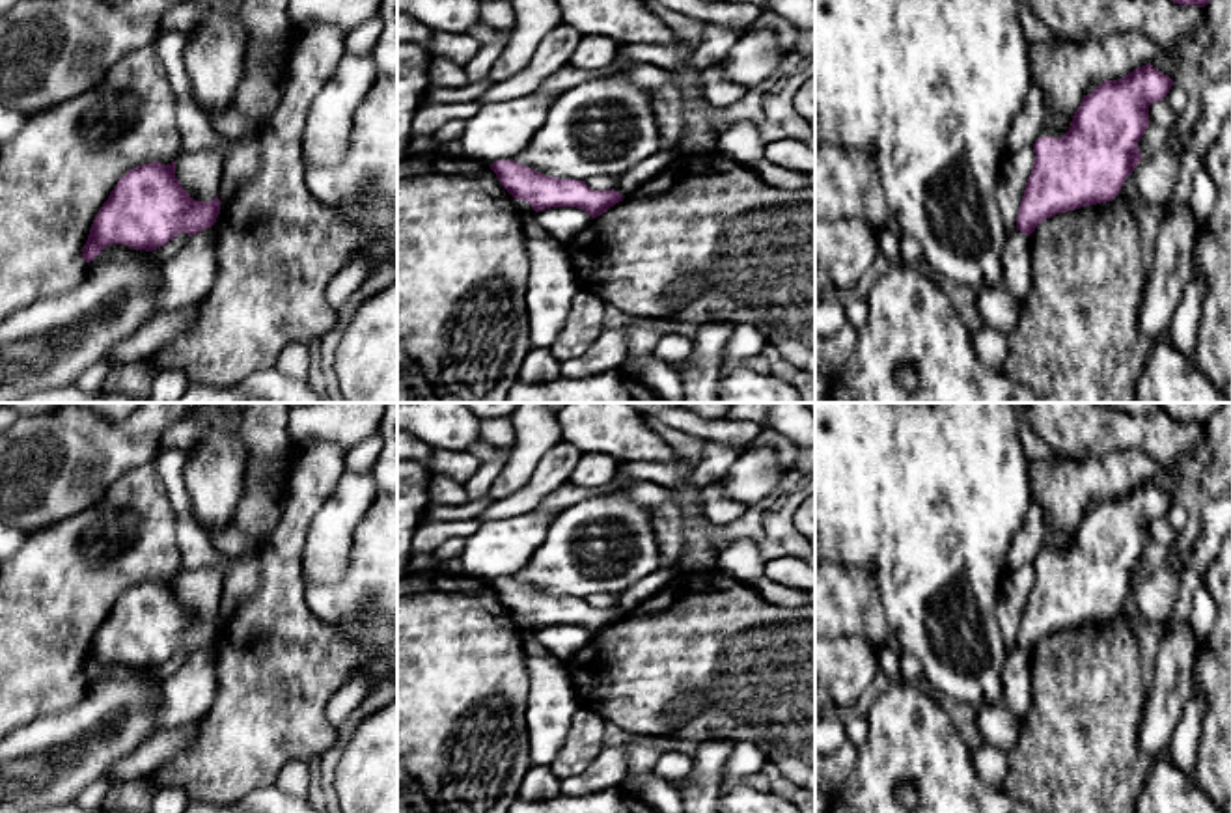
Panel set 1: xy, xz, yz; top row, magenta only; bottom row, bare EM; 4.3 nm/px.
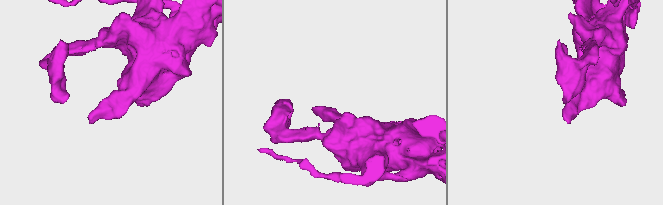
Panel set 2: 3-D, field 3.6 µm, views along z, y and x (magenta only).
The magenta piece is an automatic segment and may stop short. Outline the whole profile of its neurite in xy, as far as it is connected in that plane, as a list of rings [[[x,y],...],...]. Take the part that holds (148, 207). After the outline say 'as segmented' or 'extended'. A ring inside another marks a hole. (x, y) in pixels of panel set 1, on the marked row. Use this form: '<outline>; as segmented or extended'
[[[153,160],[118,181],[91,224],[82,257],[90,263],[112,244],[153,252],[183,231],[192,237],[214,226],[218,214],[218,196],[192,200],[175,177],[175,160]]]; as segmented

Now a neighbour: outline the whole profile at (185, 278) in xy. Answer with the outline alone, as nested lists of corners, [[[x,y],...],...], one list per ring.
[[[214,226],[192,235],[188,242],[157,274],[157,308],[173,311],[198,304],[216,280]]]

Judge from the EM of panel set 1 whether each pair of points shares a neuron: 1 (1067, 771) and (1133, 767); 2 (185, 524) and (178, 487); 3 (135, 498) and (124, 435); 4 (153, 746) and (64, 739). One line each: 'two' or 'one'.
1: one
2: one
3: two
4: two

